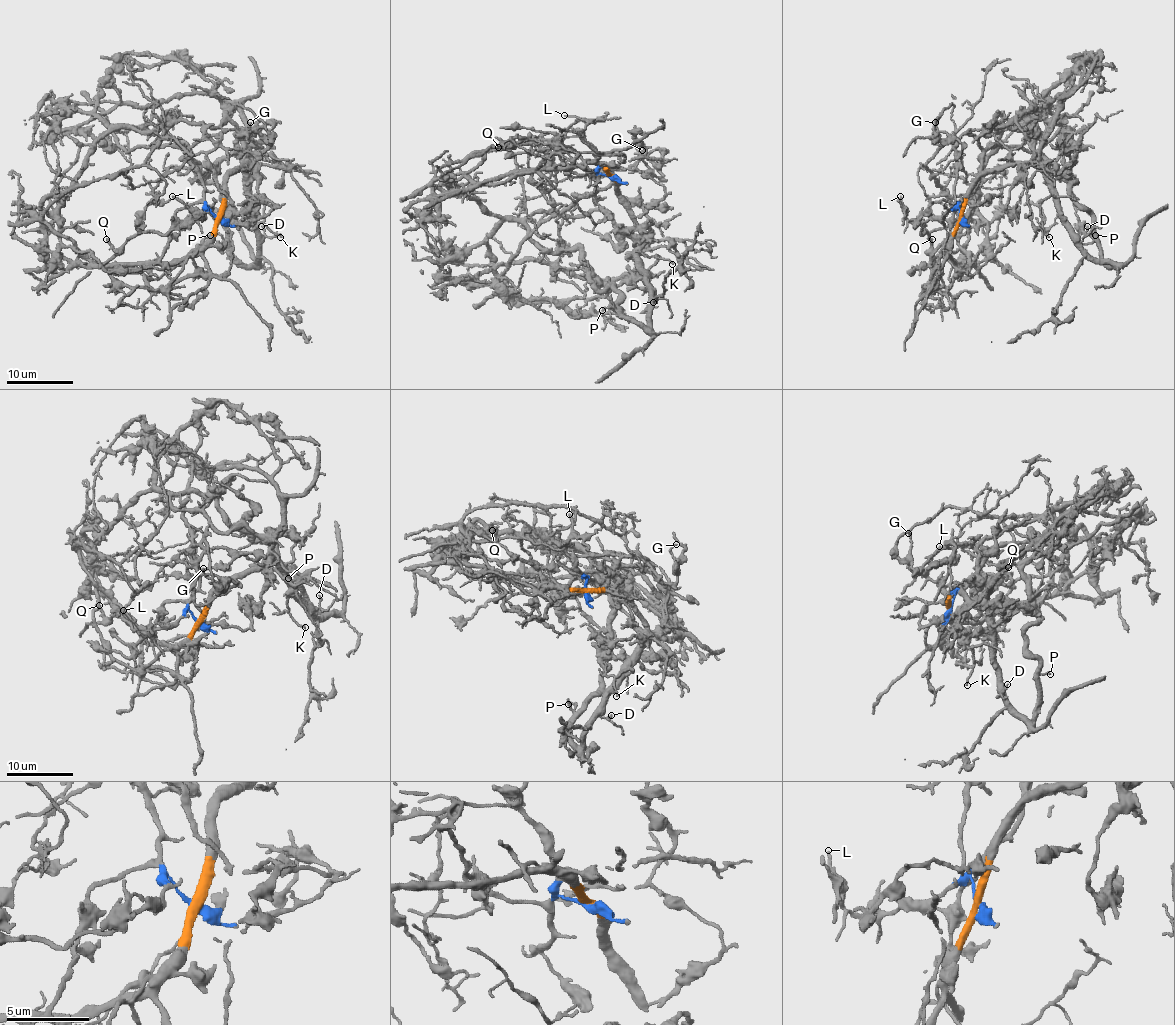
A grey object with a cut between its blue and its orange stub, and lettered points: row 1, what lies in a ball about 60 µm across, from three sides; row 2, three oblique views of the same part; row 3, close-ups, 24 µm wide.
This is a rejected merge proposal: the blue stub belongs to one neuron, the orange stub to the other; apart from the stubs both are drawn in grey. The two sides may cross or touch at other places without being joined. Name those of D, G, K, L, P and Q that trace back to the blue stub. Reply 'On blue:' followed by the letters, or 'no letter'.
On blue: G, L, Q

